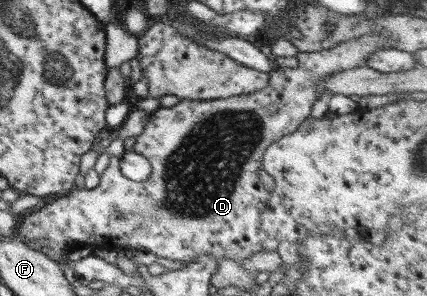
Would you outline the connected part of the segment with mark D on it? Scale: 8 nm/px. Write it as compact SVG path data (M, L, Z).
M378 33L364 35L358 40L350 40L350 42L338 44L334 48L319 52L299 52L296 58L298 59L298 67L288 68L275 66L273 71L269 73L269 83L266 88L261 88L249 94L238 96L228 96L228 98L216 100L188 100L181 99L179 103L172 108L159 107L154 110L149 116L149 122L144 127L144 130L136 137L137 141L132 146L134 152L145 156L152 165L151 175L144 182L134 182L126 178L118 167L118 158L114 155L110 157L110 162L106 170L101 174L100 182L96 188L89 190L70 190L64 197L54 200L51 204L46 204L42 209L28 213L19 219L19 227L17 228L16 238L24 243L29 243L31 240L40 240L44 244L44 248L39 249L48 256L50 260L58 263L60 258L64 257L72 248L77 248L78 245L91 246L95 249L102 248L106 251L114 251L115 248L134 248L134 250L144 250L144 252L156 254L156 257L170 258L171 261L188 264L192 260L198 260L200 256L212 256L218 262L222 260L244 261L246 257L261 252L265 244L263 242L263 233L261 232L261 214L267 208L267 200L271 196L270 191L264 188L260 182L258 170L262 169L263 154L265 150L283 136L296 132L309 117L311 117L312 107L315 100L319 98L316 92L316 84L325 82L329 74L340 72L341 70L350 70L358 67L364 67L366 59L376 53L388 49L390 44L384 40L384 37Z

